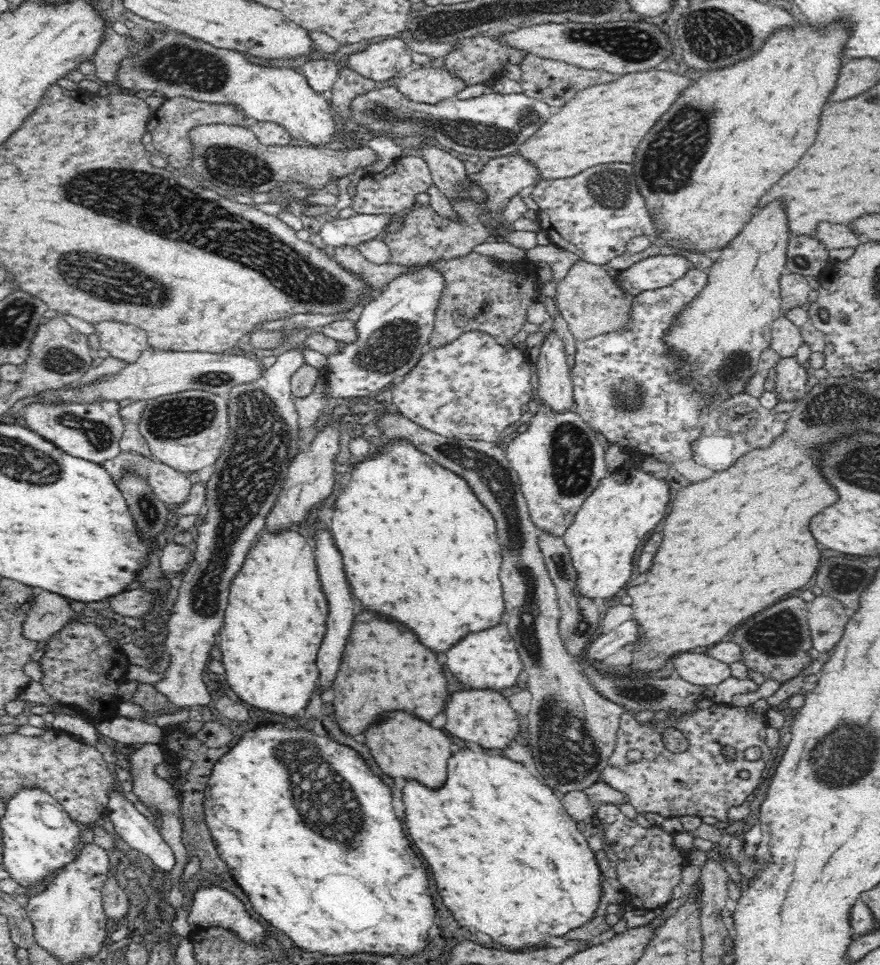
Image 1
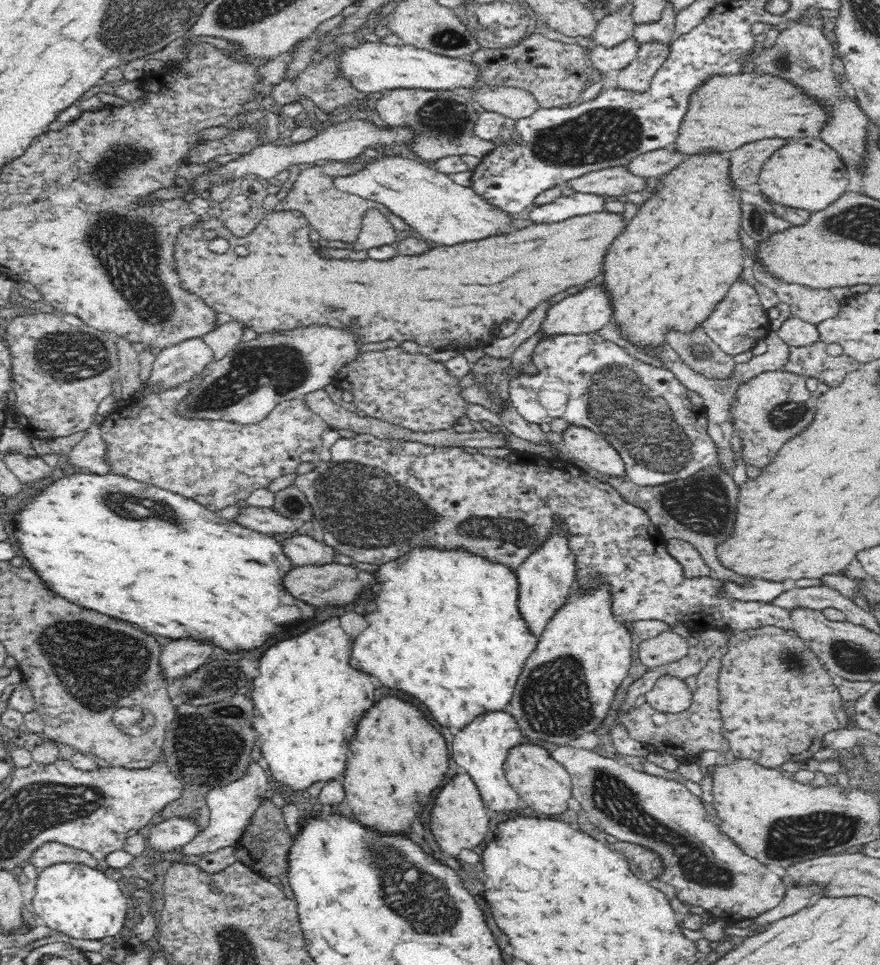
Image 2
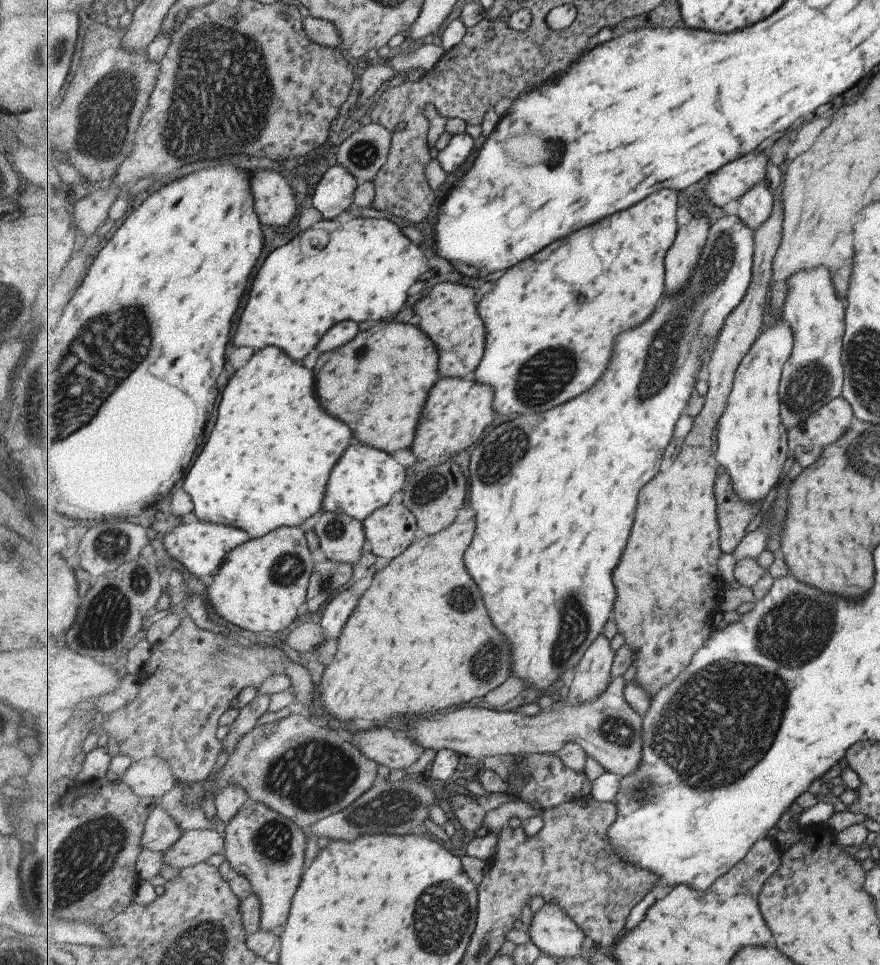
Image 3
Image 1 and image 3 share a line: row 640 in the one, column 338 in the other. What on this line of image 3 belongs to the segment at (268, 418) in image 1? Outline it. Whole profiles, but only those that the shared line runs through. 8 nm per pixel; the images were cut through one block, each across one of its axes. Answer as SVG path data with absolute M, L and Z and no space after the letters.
M335 164L328 168L317 185L312 205L321 212L323 218L334 219L343 210L349 209L360 183L349 169Z

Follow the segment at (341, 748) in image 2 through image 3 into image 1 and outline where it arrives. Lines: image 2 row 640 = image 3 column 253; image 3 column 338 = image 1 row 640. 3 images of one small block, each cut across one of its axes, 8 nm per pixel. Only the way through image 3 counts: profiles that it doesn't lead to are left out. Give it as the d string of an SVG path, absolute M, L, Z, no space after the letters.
M293 530L278 535L260 534L258 545L248 554L243 568L232 582L224 624L220 629L219 647L228 686L242 702L262 712L296 718L304 713L302 710L308 706L316 688L316 656L326 636L330 610L322 590L313 546Z

